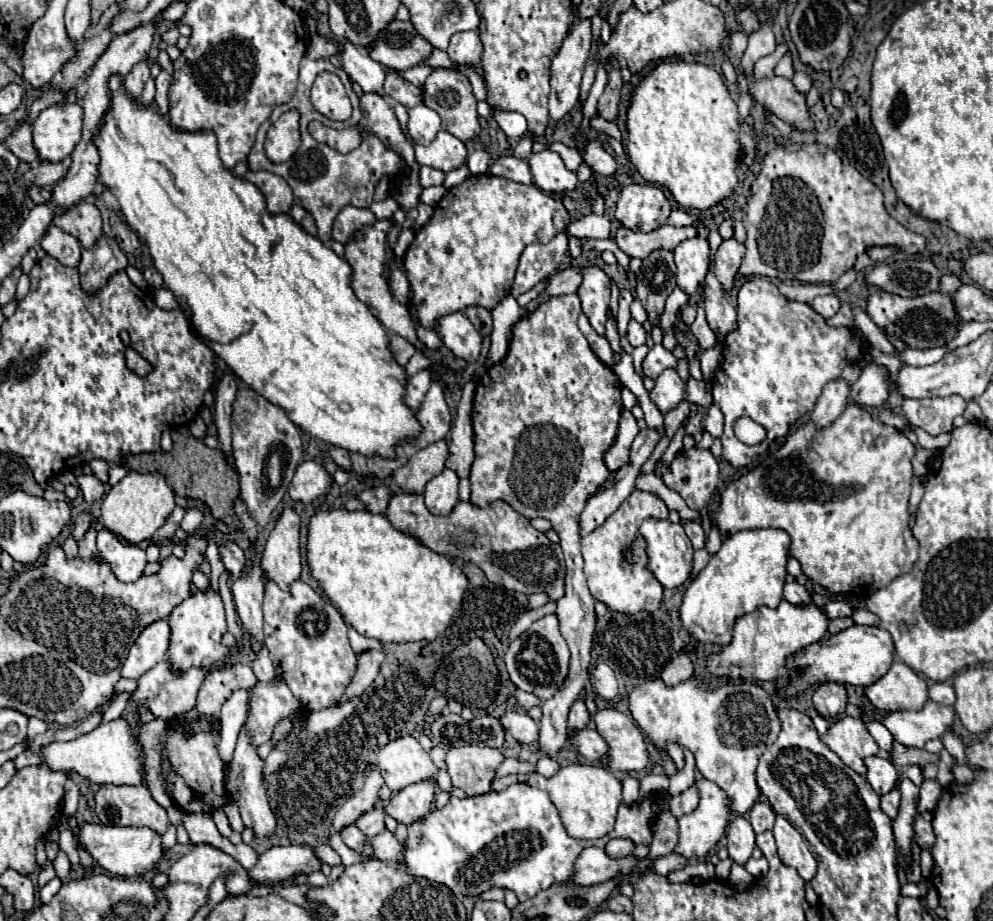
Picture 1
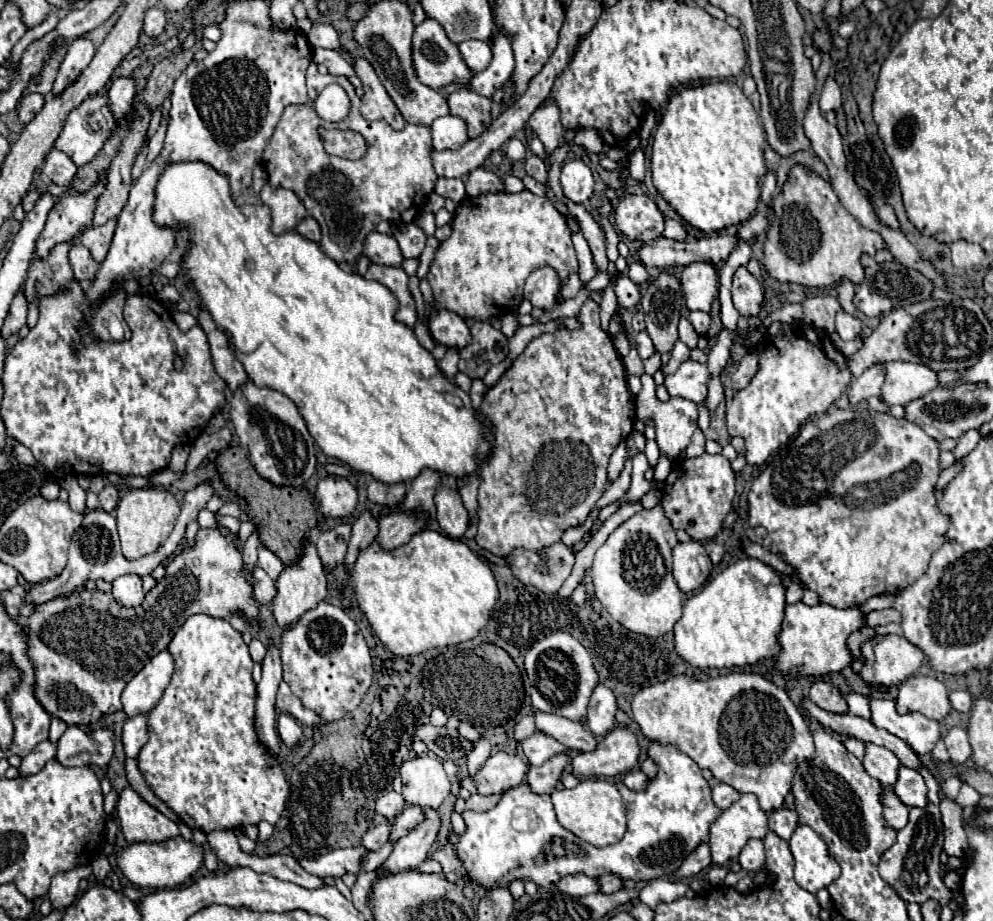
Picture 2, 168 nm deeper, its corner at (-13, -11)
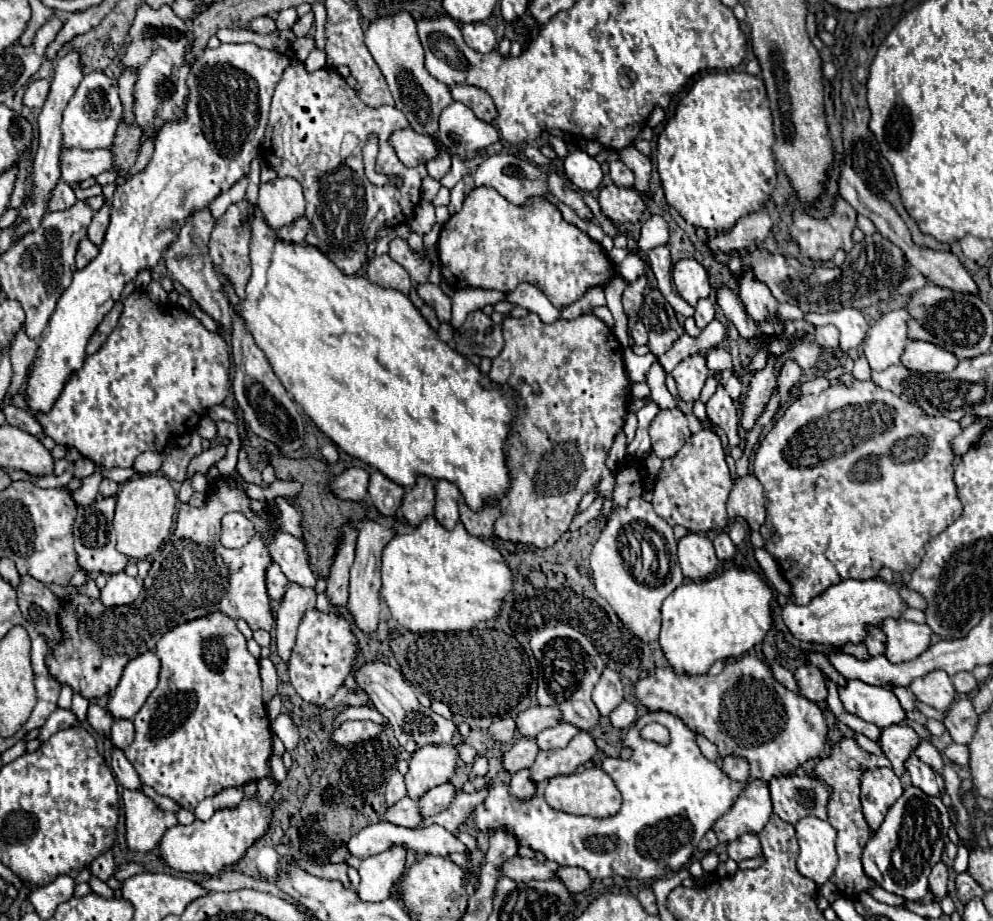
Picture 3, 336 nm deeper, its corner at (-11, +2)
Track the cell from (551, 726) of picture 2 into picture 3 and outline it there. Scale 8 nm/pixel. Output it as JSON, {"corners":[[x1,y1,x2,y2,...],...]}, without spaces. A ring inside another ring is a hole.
{"corners":[[531,707,523,713,517,715,517,731,523,735,523,737,537,737,543,729,547,727,553,727,559,723,559,717,557,715,557,709,555,707]]}

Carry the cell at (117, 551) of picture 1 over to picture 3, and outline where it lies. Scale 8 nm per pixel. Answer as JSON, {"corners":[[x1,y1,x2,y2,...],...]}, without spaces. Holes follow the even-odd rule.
{"corners":[[115,573,107,579,105,589,101,589,101,603,105,607,117,607,117,605,131,605,139,591,141,591,141,581,137,581,135,577,121,573]]}

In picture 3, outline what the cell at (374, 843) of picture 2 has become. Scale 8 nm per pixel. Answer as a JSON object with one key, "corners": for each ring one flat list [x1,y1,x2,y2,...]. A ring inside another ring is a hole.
{"corners":[[405,797,399,803,395,803,393,807,389,807,383,813,381,819,383,821,389,821,389,823,403,825,403,827,417,827,423,821,423,817,419,813,419,805,411,797]]}

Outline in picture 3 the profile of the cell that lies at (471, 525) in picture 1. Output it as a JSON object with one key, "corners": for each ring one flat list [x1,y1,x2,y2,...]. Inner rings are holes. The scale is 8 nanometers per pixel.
{"corners":[[365,519,365,523,359,525,359,535,357,535,357,547,355,547,355,563,351,565,351,581,349,581,349,599,347,599,347,609,351,617,355,619,355,625,363,633,373,633,377,629,379,617,381,617,381,553,385,545,391,541,393,531,387,527,379,525,377,521]]}

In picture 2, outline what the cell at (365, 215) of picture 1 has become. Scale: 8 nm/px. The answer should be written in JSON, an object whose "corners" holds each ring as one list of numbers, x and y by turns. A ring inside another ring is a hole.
{"corners":[[377,230,365,236,363,256,367,256,373,264,383,264,383,266,399,266,403,262,397,240,391,234,381,234]]}

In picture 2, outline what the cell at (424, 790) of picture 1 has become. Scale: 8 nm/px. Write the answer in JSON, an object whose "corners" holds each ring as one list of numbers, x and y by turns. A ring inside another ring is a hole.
{"corners":[[423,808,423,820,395,844,391,856,383,864,385,872,377,870,377,874,379,876,395,874,419,866,423,860,427,860,427,854,431,852,437,840,439,828,441,828,439,812,435,808]]}

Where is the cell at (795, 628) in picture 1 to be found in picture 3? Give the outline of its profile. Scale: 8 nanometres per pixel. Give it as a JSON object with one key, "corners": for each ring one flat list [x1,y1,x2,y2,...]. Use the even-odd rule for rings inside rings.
{"corners":[[873,577,867,581,857,581,857,579,847,579,841,581,833,587,829,587,825,593,815,597,809,605,799,607,795,603,787,603,783,607,783,621,789,627,791,635,799,641,807,643,821,643,827,647,841,647,847,641,851,643,863,643,867,637,865,627,881,627,883,619,895,617,899,619,901,613,907,609,907,603,899,595,903,583,893,581,887,583,881,577]]}

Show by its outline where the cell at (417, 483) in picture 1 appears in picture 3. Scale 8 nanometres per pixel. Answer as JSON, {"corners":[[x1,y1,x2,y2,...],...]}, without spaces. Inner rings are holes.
{"corners":[[417,477,417,485,403,497,403,515,411,527,417,527,425,517,433,515,435,483,429,477]]}

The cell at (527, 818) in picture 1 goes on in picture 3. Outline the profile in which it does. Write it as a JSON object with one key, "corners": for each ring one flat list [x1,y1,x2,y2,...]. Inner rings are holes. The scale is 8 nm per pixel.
{"corners":[[665,711,647,713,641,719,637,719,627,733,623,735,623,747,629,747,633,751,631,759,609,759,605,757,601,763,601,769,615,781,617,789,623,795,623,803,619,813,613,817,585,817,585,815,569,815,563,811,551,809,543,797,533,797,529,803,521,803,509,795,509,787,501,781,493,783,489,787,489,795,483,803,475,807,475,827,479,831,487,831,493,827,509,827,517,839,521,839,521,845,529,845,531,849,543,853,549,861,555,861,557,865,567,867,581,867,585,869,591,879,605,879,605,877,625,877,625,879,653,879,663,877,669,871,681,869,697,849,701,837,713,827,713,823,729,811,729,807,737,801,737,797,743,793,743,789,749,785,749,781,739,783,729,779,713,761,705,759,703,753,697,747,695,733,675,715],[647,723,661,723,669,729,669,743,659,745,655,741,641,739,639,731]]}

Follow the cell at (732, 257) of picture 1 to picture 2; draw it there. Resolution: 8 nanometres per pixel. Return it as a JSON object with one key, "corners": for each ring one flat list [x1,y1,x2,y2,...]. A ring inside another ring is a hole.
{"corners":[[737,268,733,276,733,304,743,316,753,316,759,314,761,304,763,304,763,286,759,280,745,268]]}

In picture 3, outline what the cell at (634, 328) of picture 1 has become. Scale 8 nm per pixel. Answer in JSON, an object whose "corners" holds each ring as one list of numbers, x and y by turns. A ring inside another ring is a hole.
{"corners":[[637,321,637,323,633,325,631,337,633,337,633,341,635,341,637,345,647,345,647,329,645,329,645,325,643,325,641,321]]}

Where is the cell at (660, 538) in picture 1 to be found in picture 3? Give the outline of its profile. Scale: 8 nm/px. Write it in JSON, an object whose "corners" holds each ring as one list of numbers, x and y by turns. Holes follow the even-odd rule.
{"corners":[[687,533,679,541,677,549,679,565,685,577,689,579,705,579,717,569,717,555,713,543,703,533]]}

